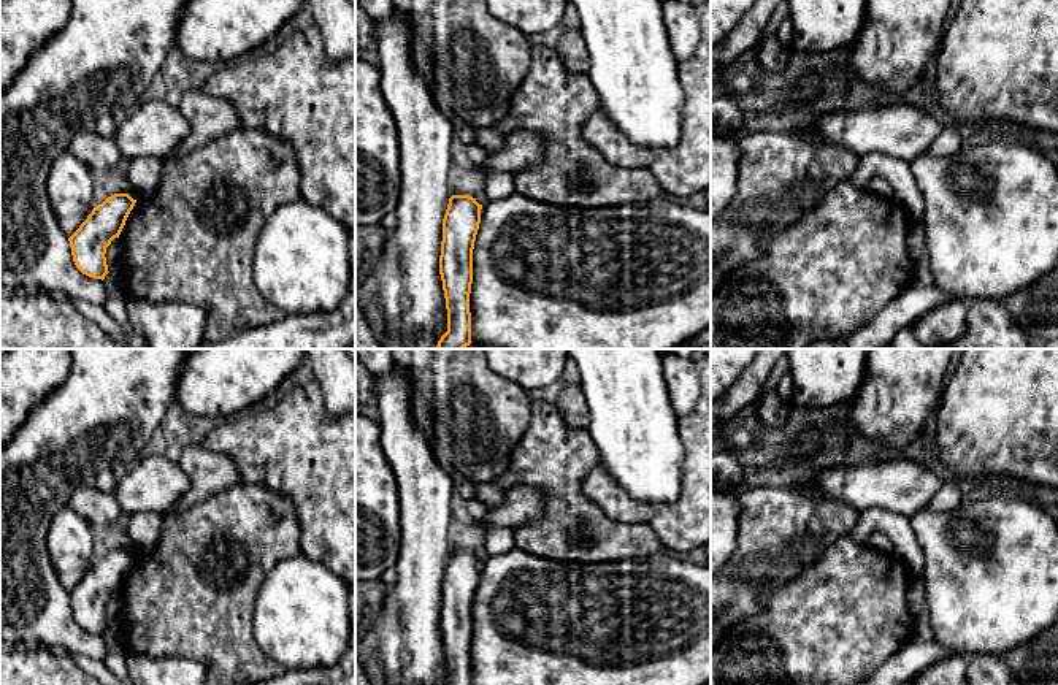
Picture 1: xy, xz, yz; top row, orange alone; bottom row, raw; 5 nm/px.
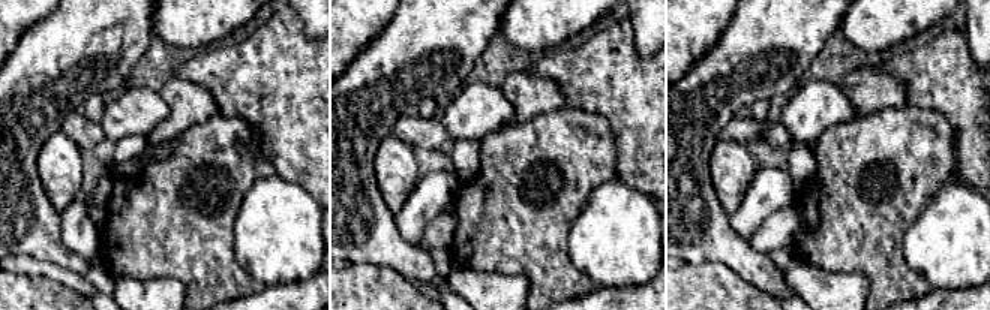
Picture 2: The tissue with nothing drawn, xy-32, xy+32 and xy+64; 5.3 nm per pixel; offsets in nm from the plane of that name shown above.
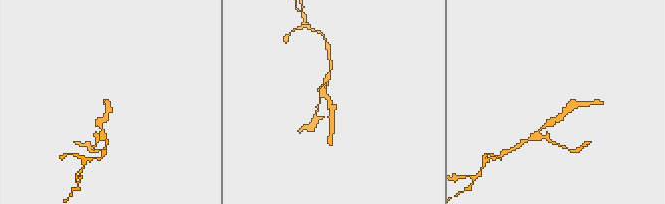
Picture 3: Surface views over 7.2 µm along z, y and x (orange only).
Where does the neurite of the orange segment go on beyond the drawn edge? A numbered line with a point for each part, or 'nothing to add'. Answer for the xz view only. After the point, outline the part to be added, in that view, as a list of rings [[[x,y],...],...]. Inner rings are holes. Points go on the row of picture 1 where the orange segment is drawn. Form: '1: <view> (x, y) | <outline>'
nothing to add

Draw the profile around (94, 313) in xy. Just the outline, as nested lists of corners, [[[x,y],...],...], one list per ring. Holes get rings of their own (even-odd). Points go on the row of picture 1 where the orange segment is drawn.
[[[16,285],[8,289],[11,295],[46,295],[59,301],[68,301],[78,312],[95,322],[105,333],[108,333],[122,349],[132,349],[124,328],[103,309],[103,306],[90,304],[87,301],[68,298],[62,292],[51,292],[40,287]]]

